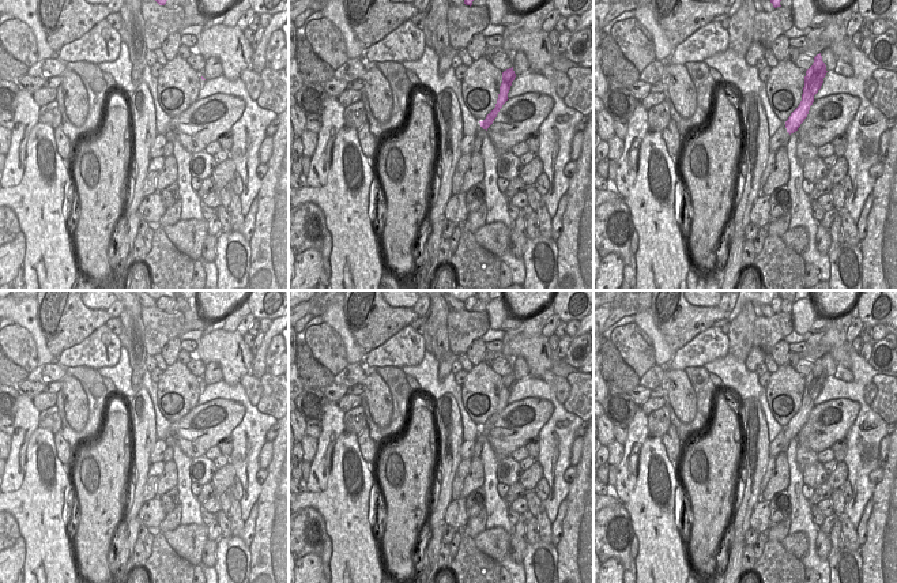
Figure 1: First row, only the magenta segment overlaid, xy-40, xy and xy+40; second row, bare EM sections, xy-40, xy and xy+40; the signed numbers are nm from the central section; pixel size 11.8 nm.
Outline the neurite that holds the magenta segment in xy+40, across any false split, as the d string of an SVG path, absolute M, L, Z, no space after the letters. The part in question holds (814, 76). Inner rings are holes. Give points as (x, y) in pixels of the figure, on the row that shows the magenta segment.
M819 53L814 57L813 65L806 71L802 101L785 121L785 128L789 135L796 132L807 117L810 106L814 102L814 95L821 89L826 72L826 65Z

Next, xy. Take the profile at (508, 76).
M513 67L502 72L502 83L500 86L500 94L498 94L495 108L486 116L483 121L479 121L479 129L476 131L476 135L475 135L472 153L480 151L483 136L487 135L486 133L487 128L493 124L502 105L509 99L508 93L510 90L510 86L515 78L516 78L516 74L513 71Z

